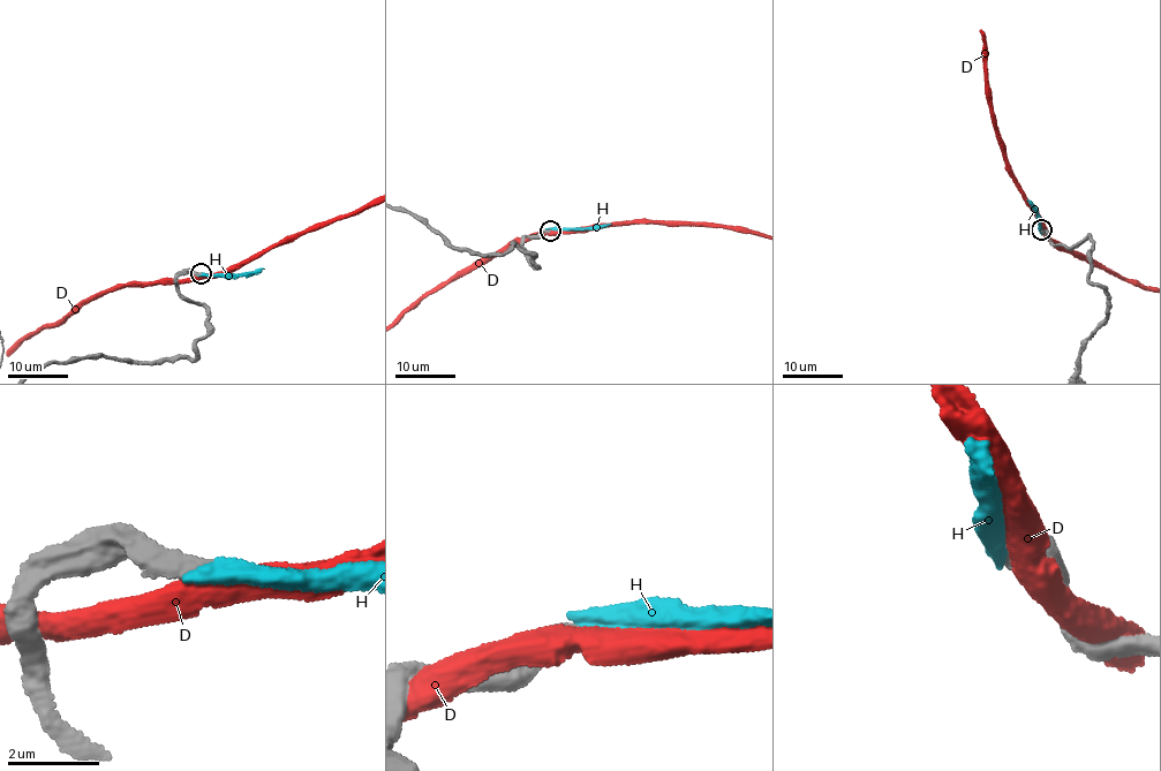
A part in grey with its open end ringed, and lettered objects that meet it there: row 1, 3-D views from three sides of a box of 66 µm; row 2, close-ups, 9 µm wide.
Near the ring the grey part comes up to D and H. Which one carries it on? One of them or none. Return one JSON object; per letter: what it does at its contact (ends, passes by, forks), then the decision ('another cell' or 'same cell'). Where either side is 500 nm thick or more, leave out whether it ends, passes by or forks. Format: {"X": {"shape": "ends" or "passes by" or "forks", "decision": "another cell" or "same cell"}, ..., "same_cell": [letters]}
{"D": {"decision": "another cell"}, "H": {"shape": "ends", "decision": "same cell"}, "same_cell": ["H"]}

